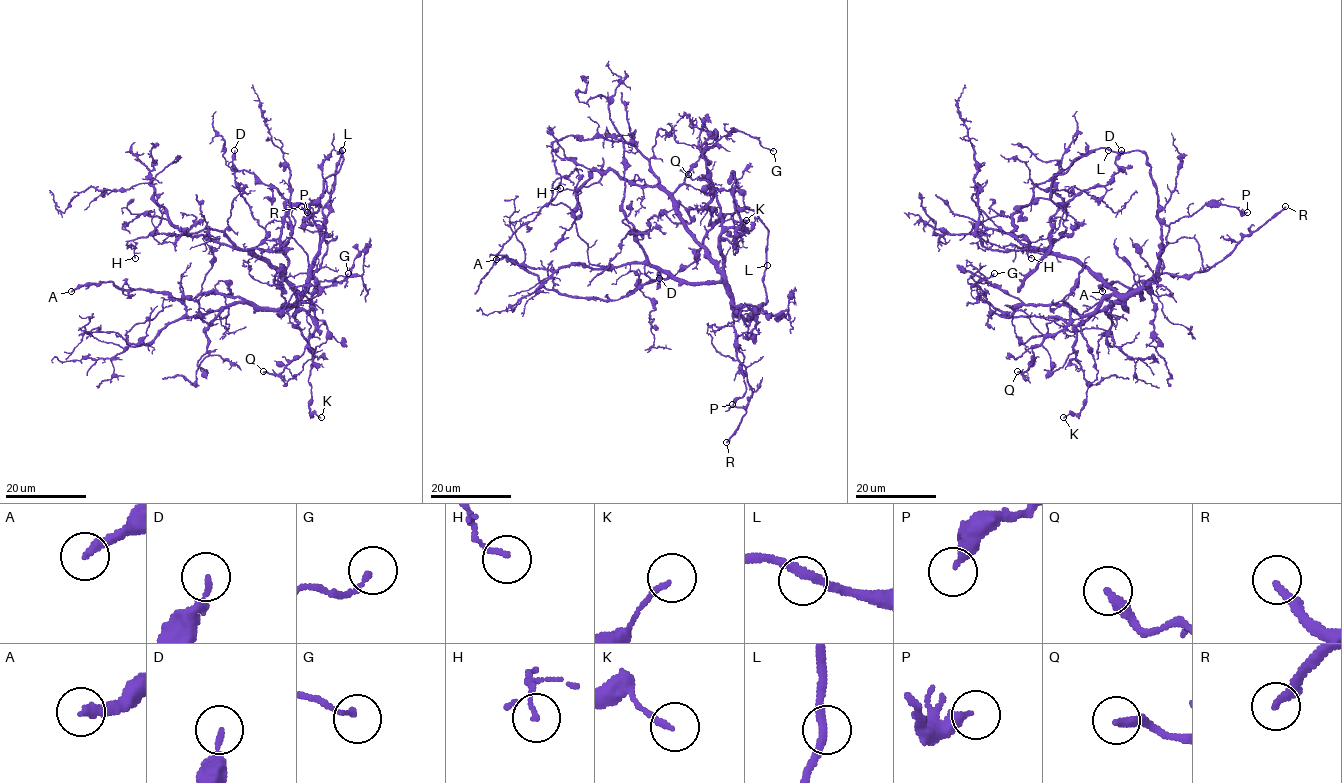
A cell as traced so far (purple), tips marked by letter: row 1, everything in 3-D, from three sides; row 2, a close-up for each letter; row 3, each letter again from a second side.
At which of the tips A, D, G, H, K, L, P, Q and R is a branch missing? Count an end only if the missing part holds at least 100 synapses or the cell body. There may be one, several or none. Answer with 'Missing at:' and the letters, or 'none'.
Missing at: R

